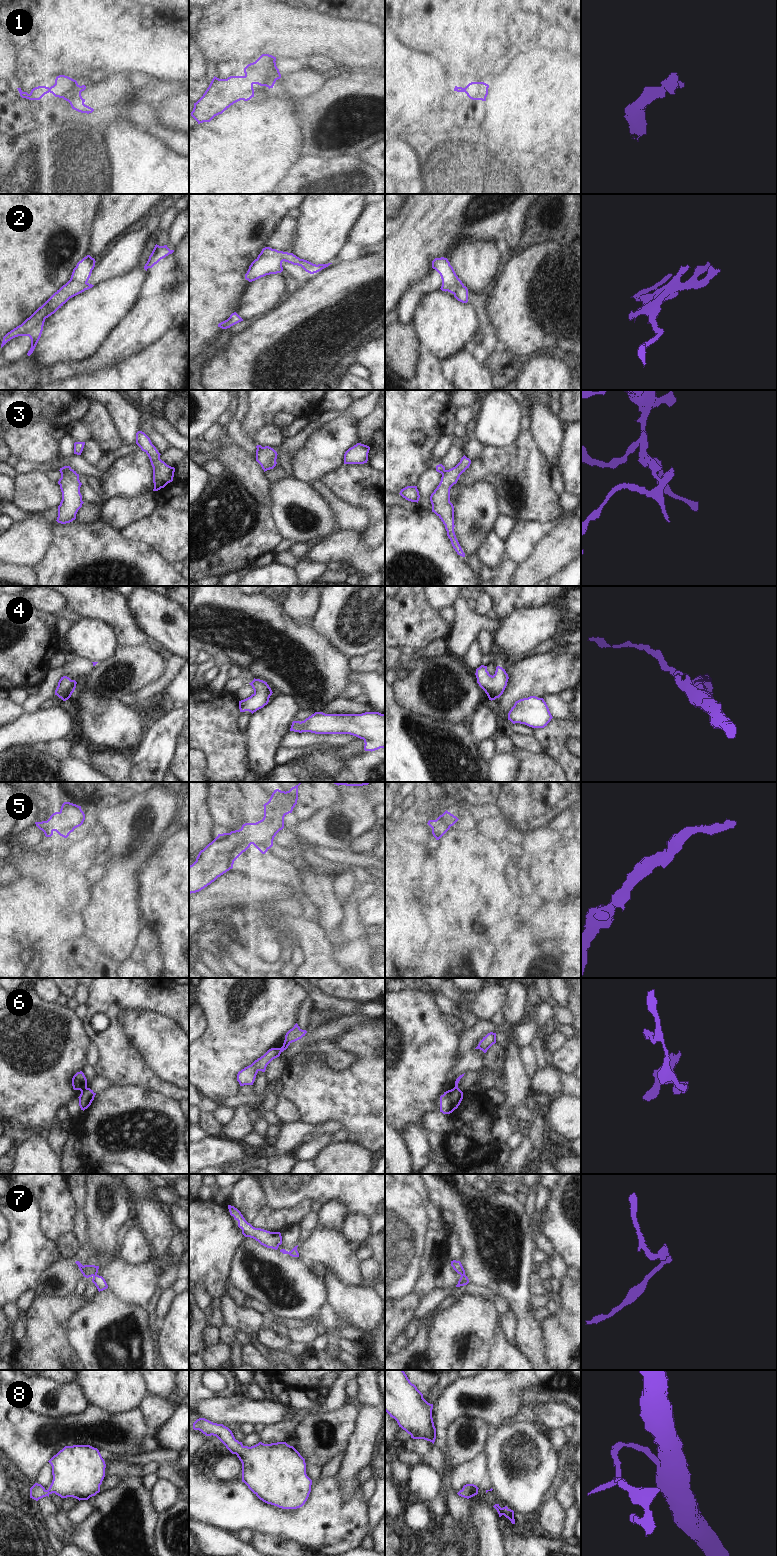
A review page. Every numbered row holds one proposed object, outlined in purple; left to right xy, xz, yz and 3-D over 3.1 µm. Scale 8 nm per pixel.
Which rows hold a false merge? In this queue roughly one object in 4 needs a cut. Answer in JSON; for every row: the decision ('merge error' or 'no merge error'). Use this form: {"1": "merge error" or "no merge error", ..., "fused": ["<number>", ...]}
{"1": "no merge error", "2": "no merge error", "3": "merge error", "4": "no merge error", "5": "no merge error", "6": "merge error", "7": "merge error", "8": "no merge error", "fused": ["3", "6", "7"]}

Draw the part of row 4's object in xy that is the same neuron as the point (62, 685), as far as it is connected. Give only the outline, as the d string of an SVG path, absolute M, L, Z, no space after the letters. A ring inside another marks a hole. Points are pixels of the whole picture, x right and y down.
M67 676L61 677L55 690L55 695L57 695L63 701L68 700L74 692L76 684L77 682L75 680L71 680Z

